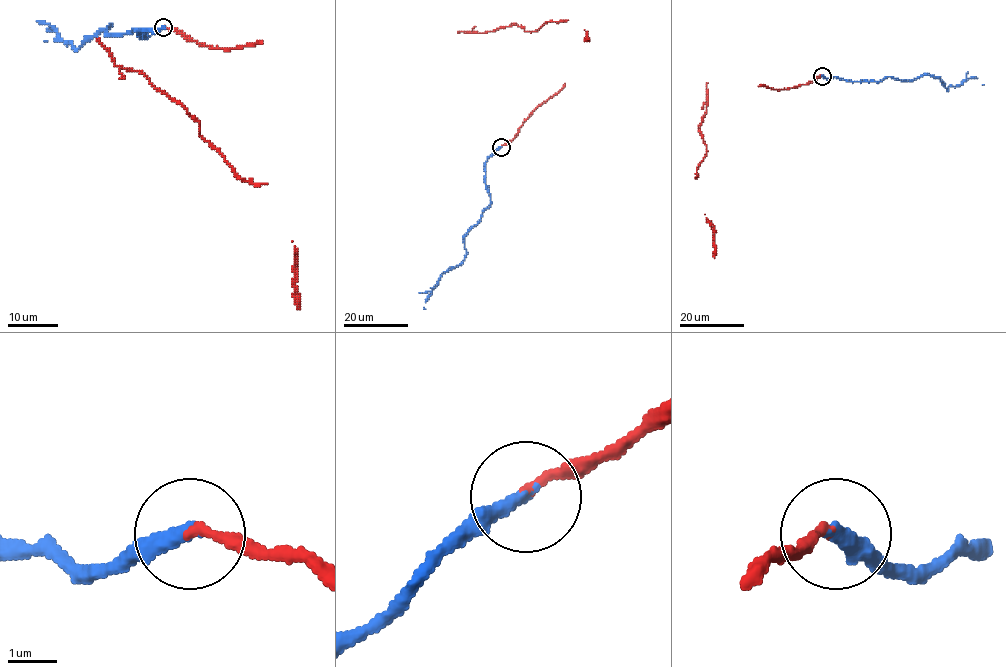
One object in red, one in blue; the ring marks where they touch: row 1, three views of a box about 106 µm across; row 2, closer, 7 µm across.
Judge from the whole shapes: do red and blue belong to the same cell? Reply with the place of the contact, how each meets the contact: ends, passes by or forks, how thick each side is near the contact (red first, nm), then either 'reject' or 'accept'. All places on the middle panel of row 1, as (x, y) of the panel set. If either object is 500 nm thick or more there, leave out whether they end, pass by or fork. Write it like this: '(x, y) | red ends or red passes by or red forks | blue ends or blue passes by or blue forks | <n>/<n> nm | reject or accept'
(501, 147) | red ends | blue ends | 200/340 nm | accept

